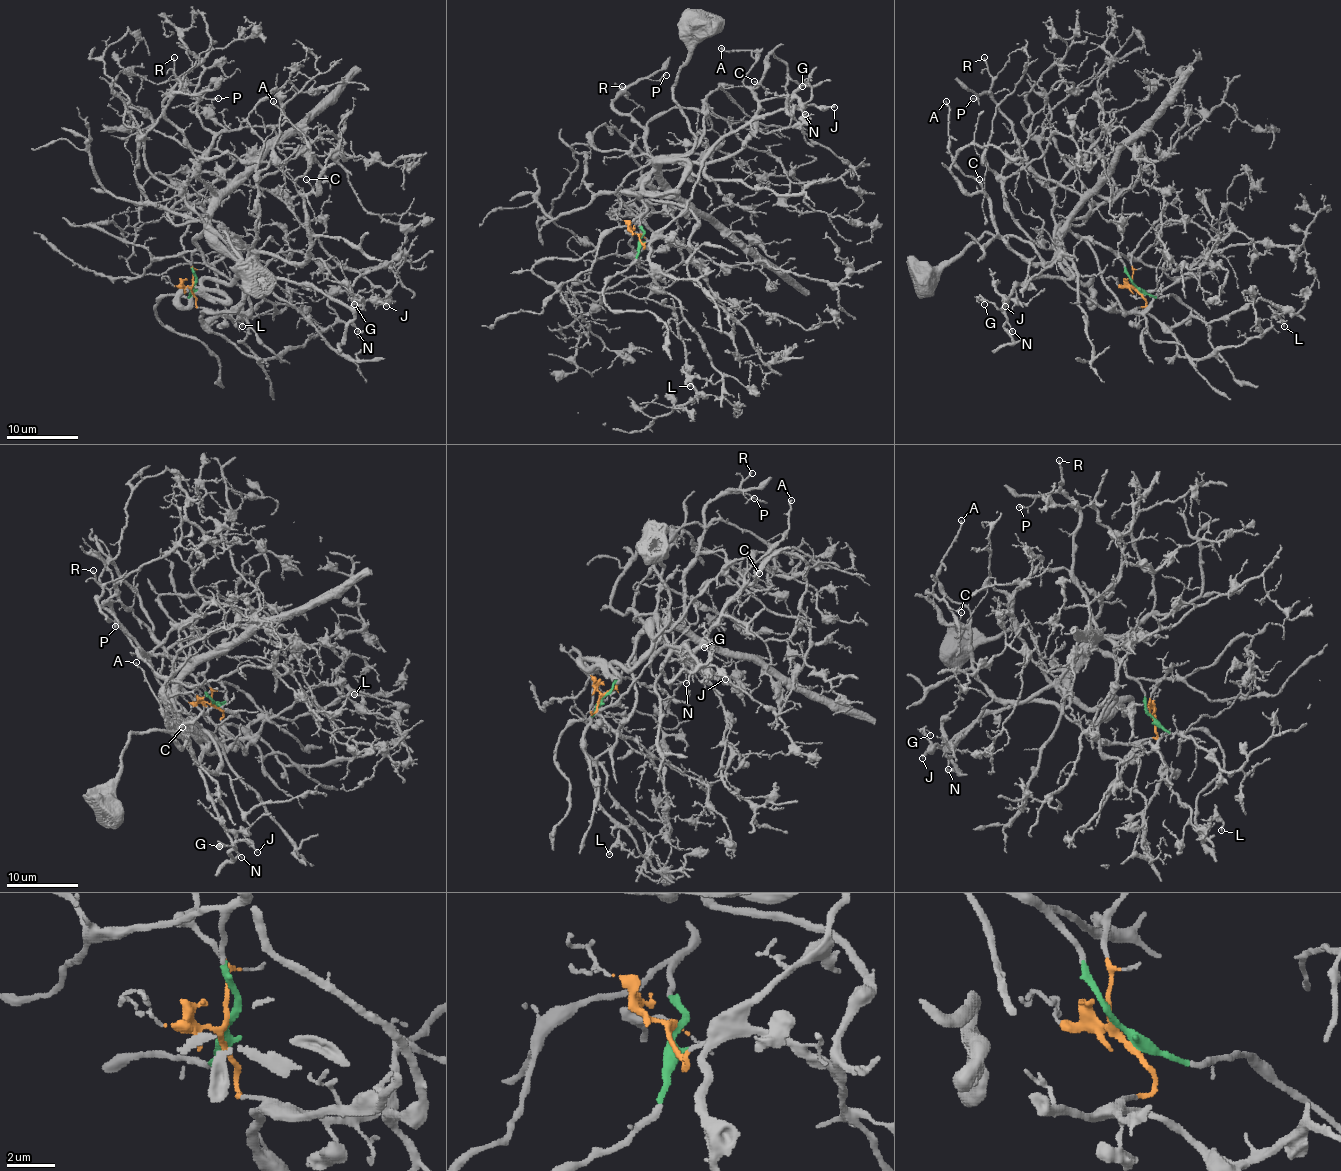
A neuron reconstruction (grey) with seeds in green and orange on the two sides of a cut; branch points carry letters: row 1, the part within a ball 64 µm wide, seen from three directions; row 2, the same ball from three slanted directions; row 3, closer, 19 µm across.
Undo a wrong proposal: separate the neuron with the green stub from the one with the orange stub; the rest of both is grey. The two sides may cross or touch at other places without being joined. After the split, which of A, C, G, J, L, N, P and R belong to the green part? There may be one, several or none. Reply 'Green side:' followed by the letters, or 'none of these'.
Green side: A, C, P, R

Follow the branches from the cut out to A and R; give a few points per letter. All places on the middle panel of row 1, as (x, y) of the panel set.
A: (639, 238), (643, 184), (664, 162), (714, 162), (752, 126), (757, 101), (743, 78), (757, 51), (722, 47)
R: (639, 238), (643, 182), (653, 171), (662, 178), (644, 130), (612, 103), (627, 94), (621, 87)

